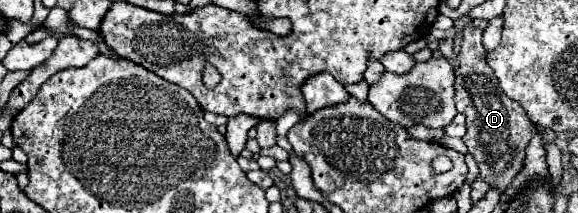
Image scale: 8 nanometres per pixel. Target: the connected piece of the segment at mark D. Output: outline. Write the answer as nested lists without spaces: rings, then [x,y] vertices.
[[[467,26],[461,34],[463,40],[457,56],[459,66],[455,68],[455,106],[467,116],[467,134],[463,136],[463,142],[479,166],[479,178],[483,178],[489,188],[497,188],[501,194],[507,186],[511,186],[515,174],[523,170],[525,148],[537,126],[527,118],[523,108],[501,90],[497,76],[485,60],[487,52],[481,44],[481,30]]]

